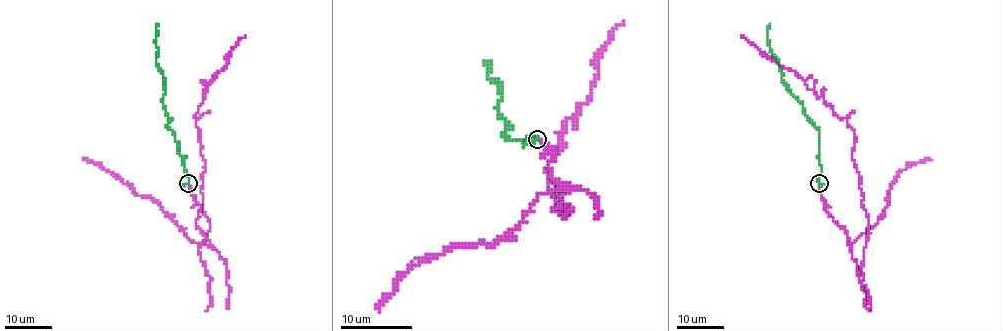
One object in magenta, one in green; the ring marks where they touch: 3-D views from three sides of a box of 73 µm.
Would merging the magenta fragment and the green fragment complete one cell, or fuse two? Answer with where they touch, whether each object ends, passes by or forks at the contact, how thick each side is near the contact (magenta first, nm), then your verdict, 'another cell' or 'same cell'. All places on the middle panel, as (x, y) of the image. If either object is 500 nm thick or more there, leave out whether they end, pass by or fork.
(537, 139) | magenta ends | green passes by | 180/200 nm | same cell

